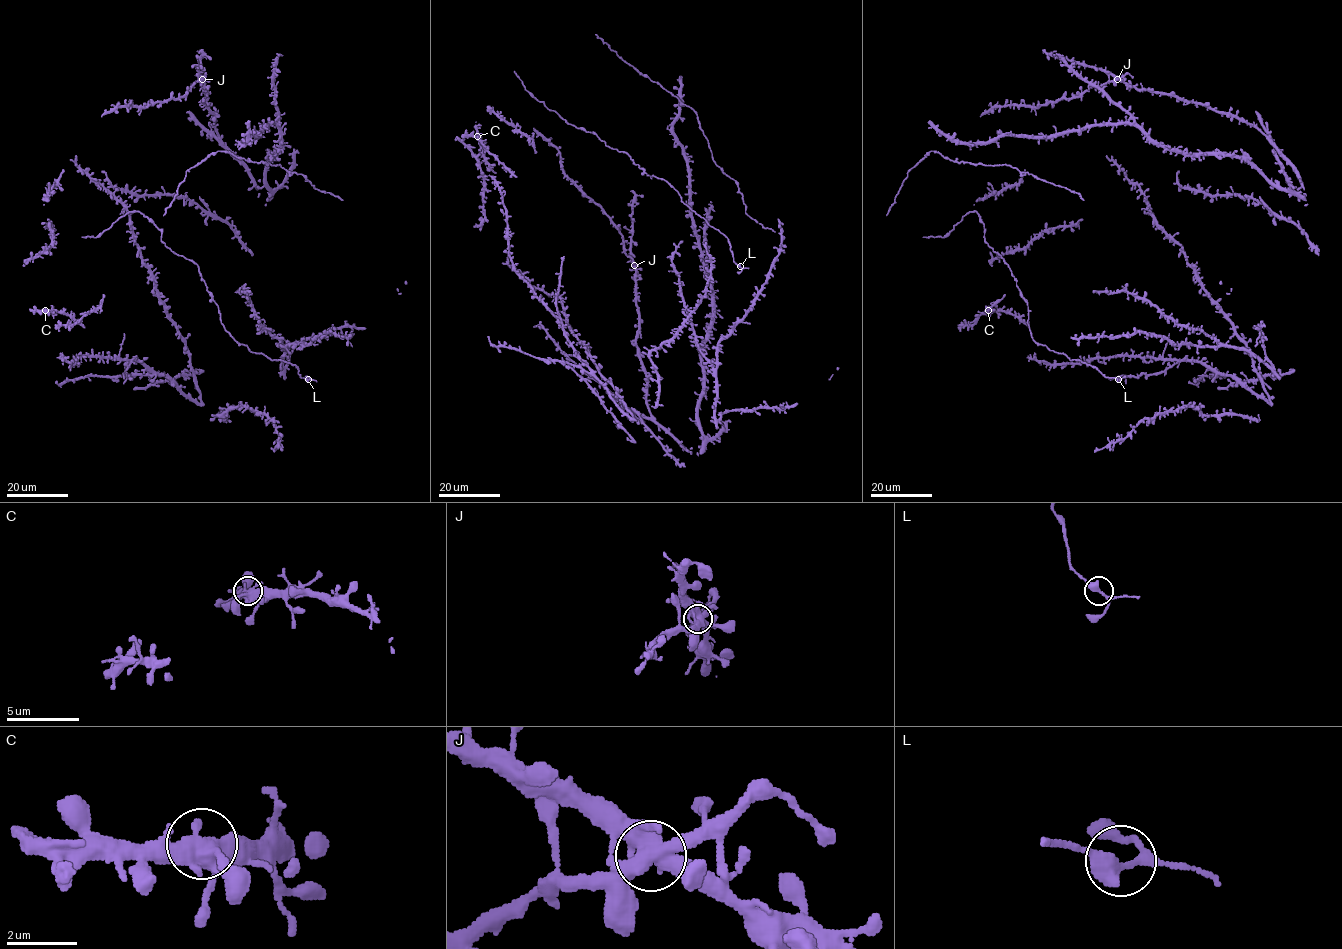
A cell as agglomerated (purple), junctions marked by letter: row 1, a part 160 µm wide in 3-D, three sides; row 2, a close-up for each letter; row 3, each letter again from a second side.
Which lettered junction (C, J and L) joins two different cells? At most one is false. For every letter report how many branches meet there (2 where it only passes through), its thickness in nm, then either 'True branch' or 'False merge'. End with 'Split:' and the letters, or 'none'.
C: Branches: 4. Thickness 460 nm. True branch
J: Branches: 4. Thickness 550 nm. False merge
L: Branches: 3. Thickness 320 nm. True branch
Split: J

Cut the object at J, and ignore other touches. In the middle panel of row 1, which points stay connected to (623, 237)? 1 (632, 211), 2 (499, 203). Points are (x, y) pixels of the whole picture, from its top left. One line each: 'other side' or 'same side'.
1: other side
2: other side

